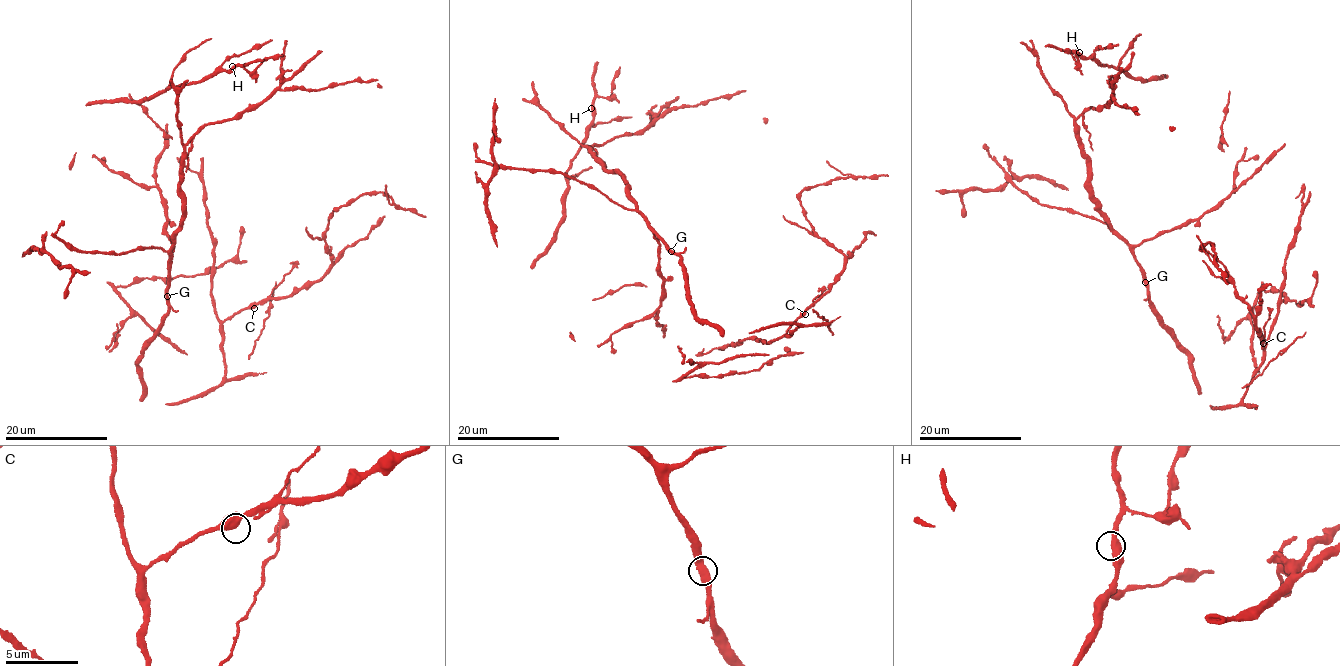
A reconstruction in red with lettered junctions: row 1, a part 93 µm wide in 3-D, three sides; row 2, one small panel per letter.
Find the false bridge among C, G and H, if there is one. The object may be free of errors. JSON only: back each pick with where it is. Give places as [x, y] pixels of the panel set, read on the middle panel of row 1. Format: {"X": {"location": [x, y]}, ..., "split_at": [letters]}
{"split_at": []}

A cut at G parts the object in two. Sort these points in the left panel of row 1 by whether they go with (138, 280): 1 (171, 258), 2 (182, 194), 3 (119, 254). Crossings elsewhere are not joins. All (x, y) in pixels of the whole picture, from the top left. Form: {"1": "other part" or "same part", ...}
{"1": "other part", "2": "other part", "3": "other part"}

